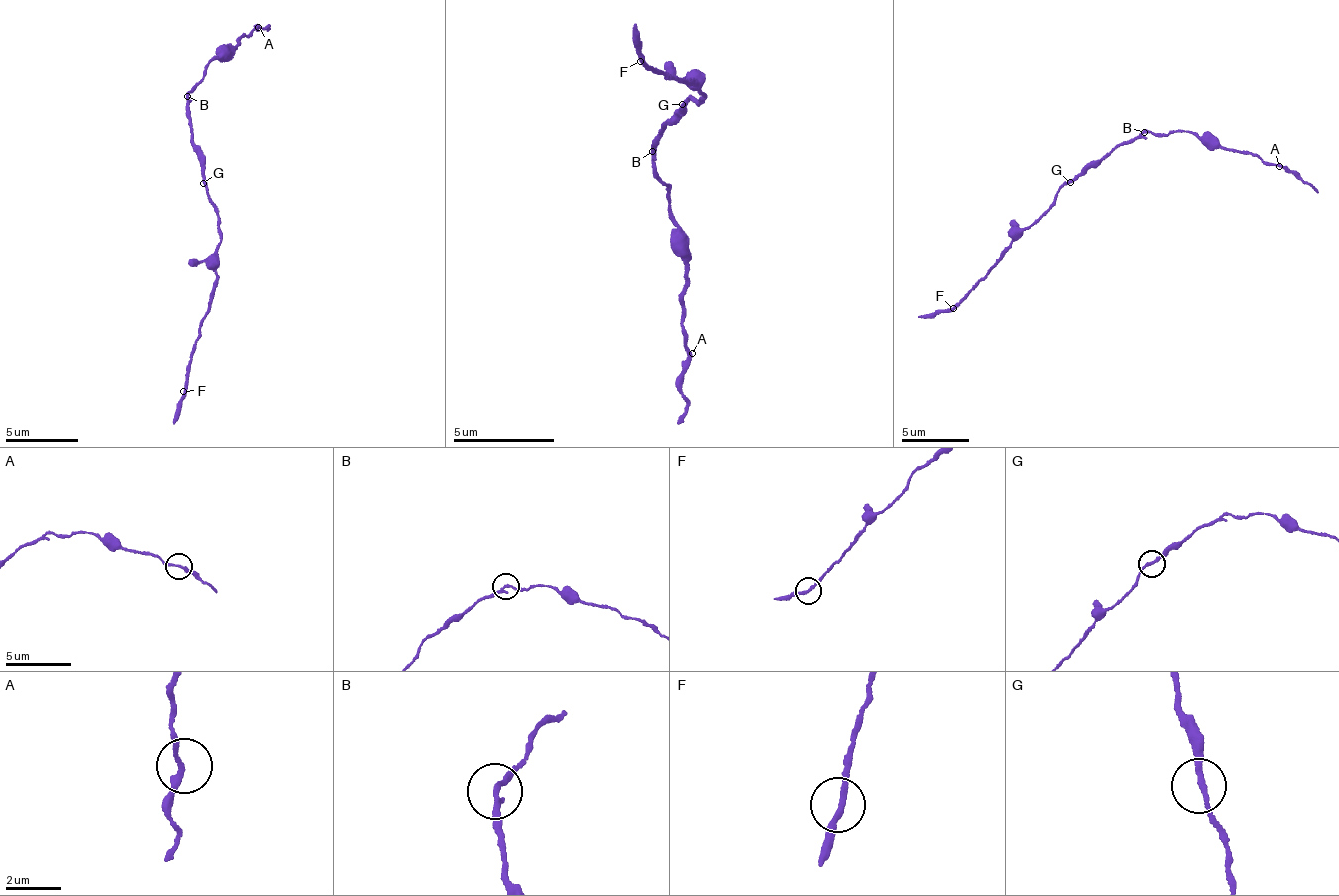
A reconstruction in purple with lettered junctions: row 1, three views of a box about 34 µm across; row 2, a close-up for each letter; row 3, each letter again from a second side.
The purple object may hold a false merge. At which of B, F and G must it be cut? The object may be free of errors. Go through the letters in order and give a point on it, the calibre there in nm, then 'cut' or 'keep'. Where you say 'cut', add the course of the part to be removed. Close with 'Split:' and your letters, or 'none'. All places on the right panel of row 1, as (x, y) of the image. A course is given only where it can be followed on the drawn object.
B: place (1144, 132); calibre 200 nm; cut; course (1143, 131), (1163, 134), (1177, 130), (1212, 137), (1222, 149), (1258, 154), (1263, 162), (1286, 165), (1319, 193)
F: place (953, 308); calibre 200 nm; keep
G: place (1070, 182); calibre 200 nm; keep
Split: B

